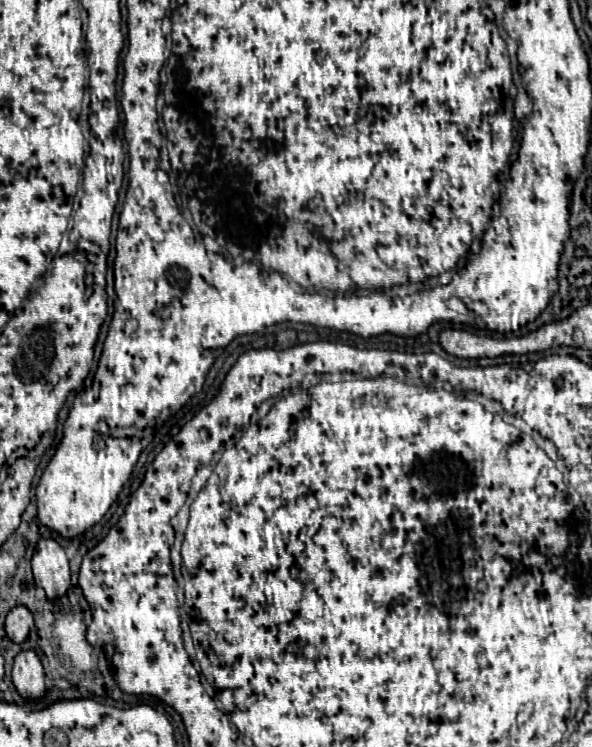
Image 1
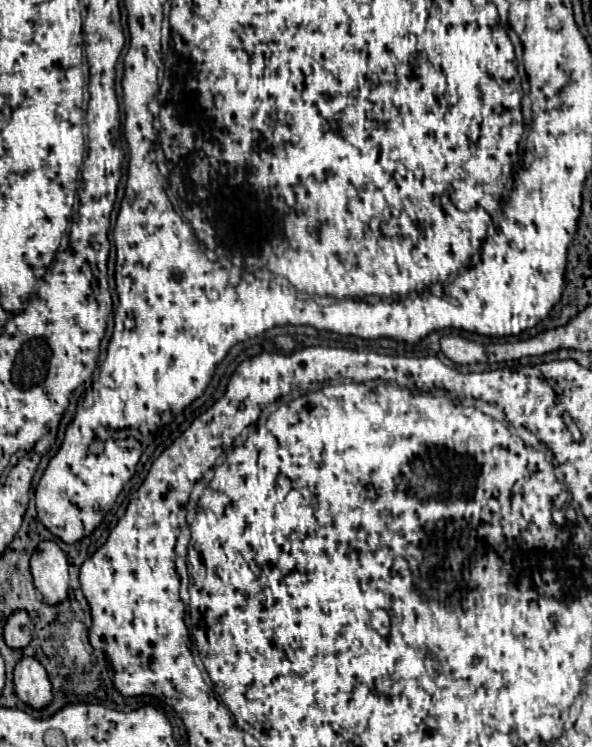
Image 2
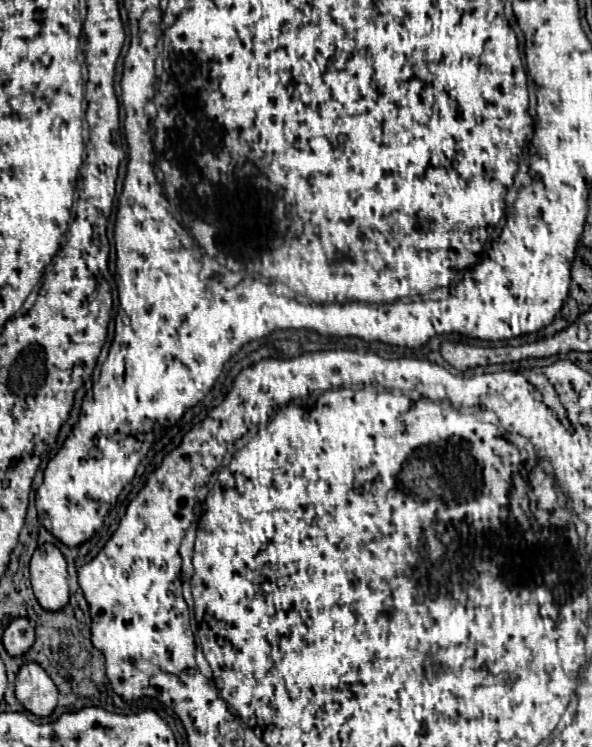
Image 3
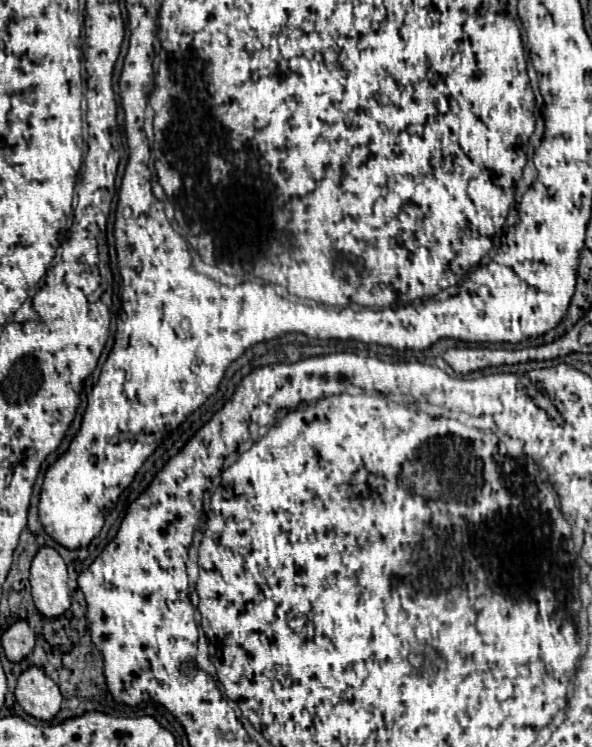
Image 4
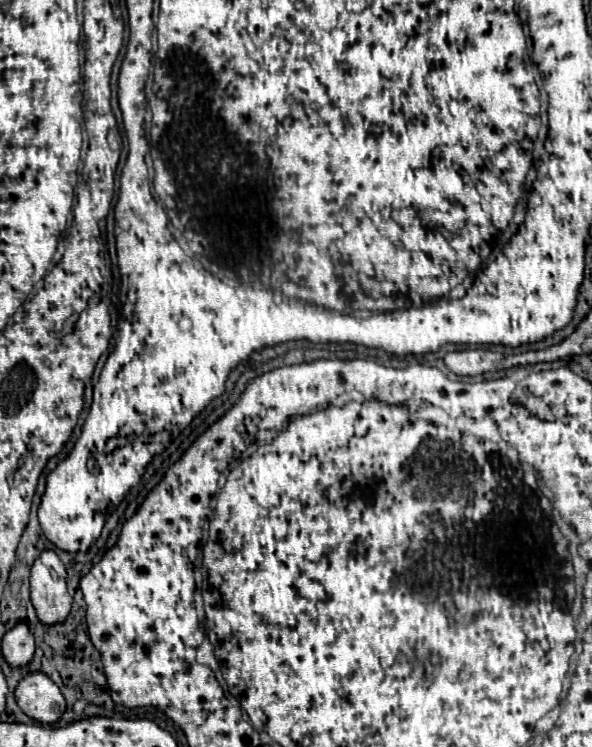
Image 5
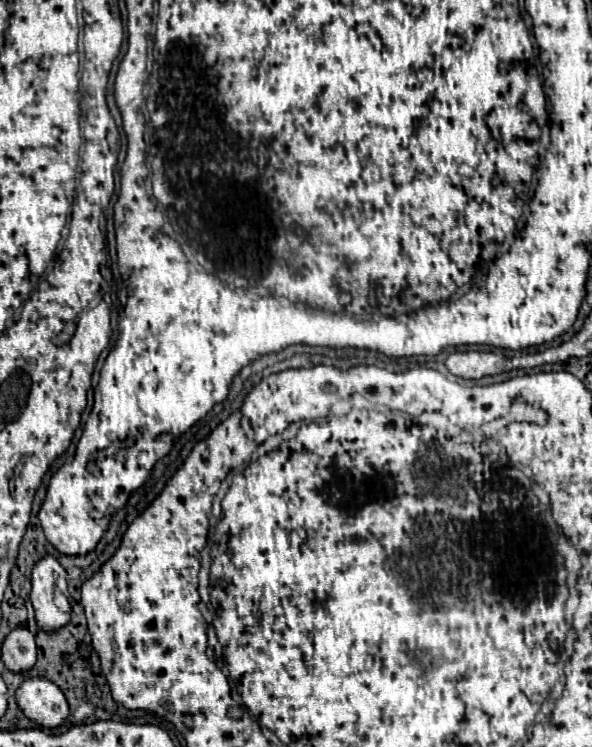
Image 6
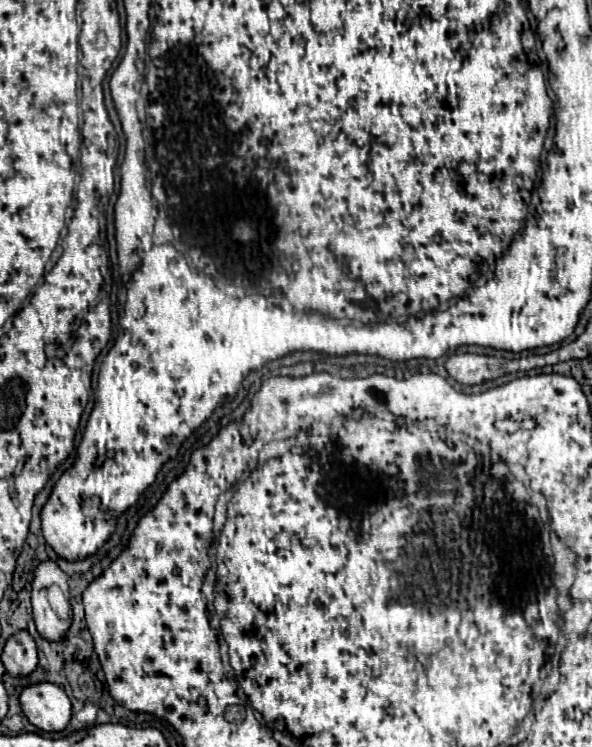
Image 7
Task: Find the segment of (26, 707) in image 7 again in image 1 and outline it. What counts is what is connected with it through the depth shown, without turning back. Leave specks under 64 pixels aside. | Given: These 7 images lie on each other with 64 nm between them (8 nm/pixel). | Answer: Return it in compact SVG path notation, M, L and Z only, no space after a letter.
M22 650L16 656L14 668L12 668L12 682L18 694L26 700L40 700L46 694L44 668L32 650L28 652Z

